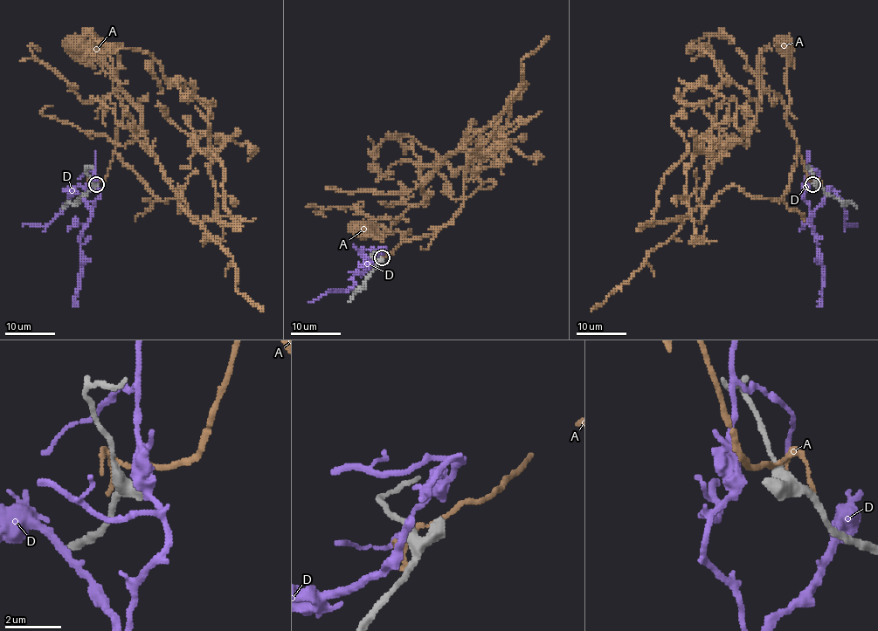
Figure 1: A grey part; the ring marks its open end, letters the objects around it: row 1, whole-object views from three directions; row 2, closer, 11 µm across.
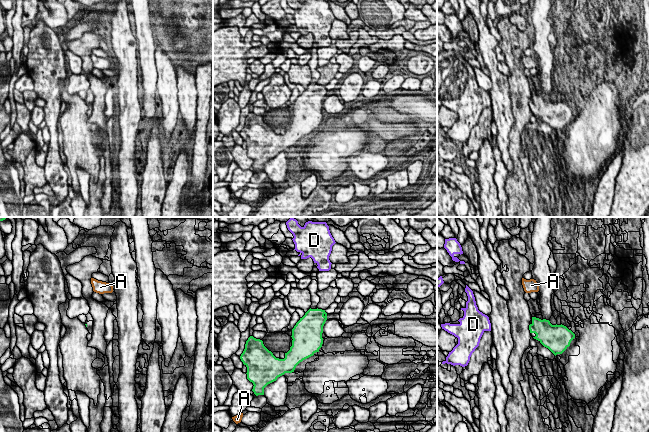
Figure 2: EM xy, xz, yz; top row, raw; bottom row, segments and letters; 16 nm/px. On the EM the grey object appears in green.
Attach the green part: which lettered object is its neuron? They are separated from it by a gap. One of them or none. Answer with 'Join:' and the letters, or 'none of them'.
Join: none of them

